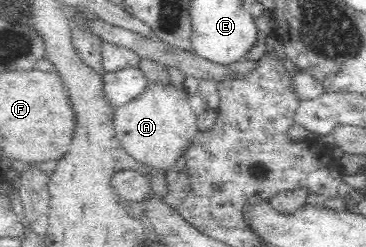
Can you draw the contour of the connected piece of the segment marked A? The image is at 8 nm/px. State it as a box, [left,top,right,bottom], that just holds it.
[114,84,198,173]

